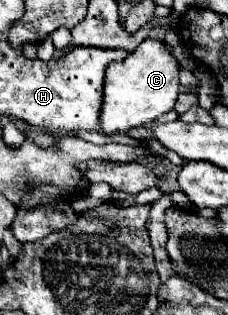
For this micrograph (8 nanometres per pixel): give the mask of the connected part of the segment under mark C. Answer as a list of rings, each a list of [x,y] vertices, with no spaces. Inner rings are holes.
[[[146,38],[124,60],[114,62],[104,74],[104,100],[100,110],[100,128],[104,134],[128,132],[170,112],[178,98],[178,62],[162,42]]]

